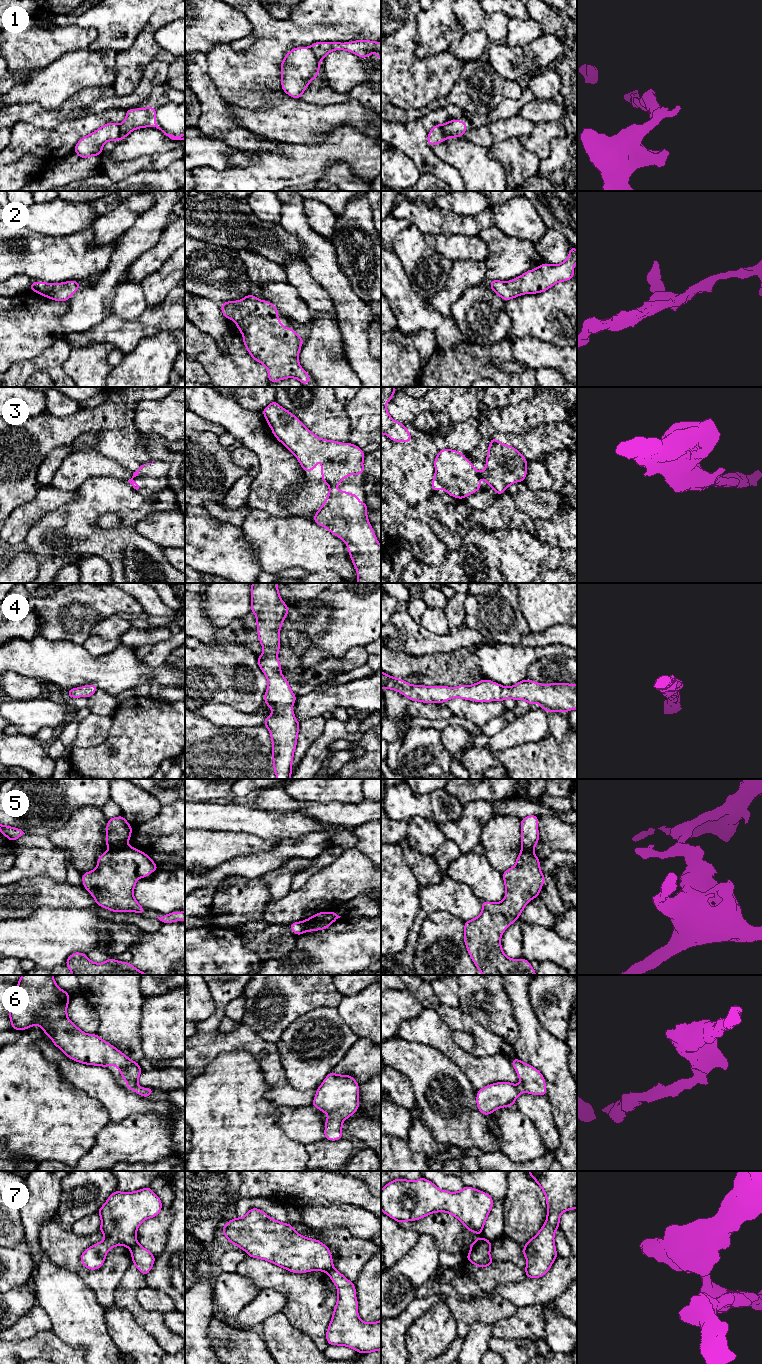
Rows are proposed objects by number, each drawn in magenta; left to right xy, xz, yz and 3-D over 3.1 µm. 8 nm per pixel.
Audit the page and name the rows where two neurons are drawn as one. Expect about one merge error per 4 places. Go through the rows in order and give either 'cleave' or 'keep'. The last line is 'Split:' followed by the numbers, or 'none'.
1: cleave
2: keep
3: keep
4: keep
5: cleave
6: keep
7: cleave
Split: 1, 5, 7

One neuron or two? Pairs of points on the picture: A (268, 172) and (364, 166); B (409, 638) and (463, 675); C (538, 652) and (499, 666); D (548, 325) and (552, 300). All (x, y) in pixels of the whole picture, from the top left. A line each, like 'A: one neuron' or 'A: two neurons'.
A: one neuron
B: two neurons
C: one neuron
D: one neuron

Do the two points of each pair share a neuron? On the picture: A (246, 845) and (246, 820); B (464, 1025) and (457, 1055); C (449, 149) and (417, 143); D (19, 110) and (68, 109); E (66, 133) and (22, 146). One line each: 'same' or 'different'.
A: different
B: different
C: different
D: same
E: same

